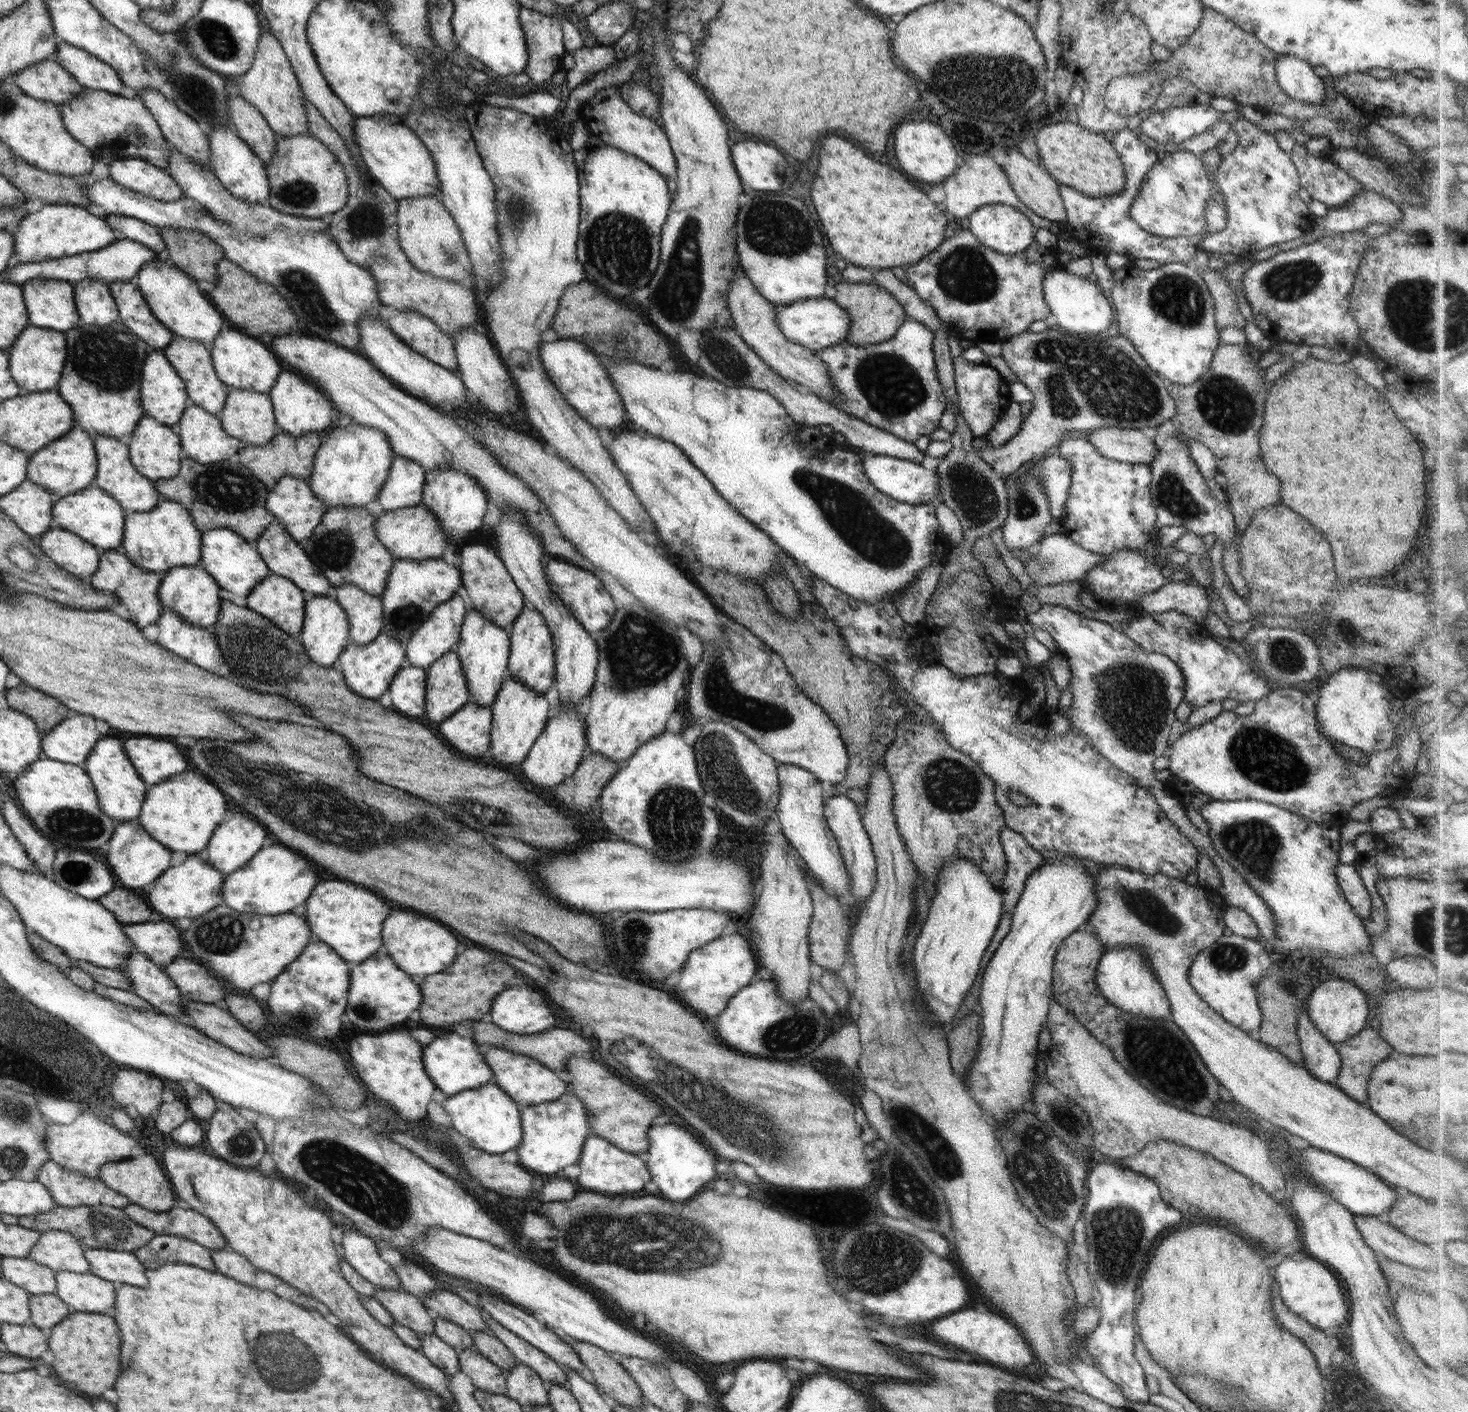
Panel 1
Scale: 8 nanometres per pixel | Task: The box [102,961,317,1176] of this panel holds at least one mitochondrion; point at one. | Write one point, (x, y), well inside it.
(242, 1145)

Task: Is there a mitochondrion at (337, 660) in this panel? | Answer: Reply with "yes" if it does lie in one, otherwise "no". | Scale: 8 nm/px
no

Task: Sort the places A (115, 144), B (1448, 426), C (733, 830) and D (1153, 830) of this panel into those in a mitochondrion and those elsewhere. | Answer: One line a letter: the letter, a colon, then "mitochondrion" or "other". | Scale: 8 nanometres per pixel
A: mitochondrion
B: other
C: other
D: other

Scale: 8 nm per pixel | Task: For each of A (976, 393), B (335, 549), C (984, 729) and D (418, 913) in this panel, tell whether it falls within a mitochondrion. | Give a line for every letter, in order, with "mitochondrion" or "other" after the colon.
A: other
B: mitochondrion
C: other
D: other

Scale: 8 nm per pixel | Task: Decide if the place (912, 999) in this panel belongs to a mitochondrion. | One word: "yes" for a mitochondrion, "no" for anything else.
yes

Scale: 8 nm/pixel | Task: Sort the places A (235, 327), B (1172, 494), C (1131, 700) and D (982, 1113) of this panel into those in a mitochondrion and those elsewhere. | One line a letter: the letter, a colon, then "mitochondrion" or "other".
A: other
B: mitochondrion
C: mitochondrion
D: other

